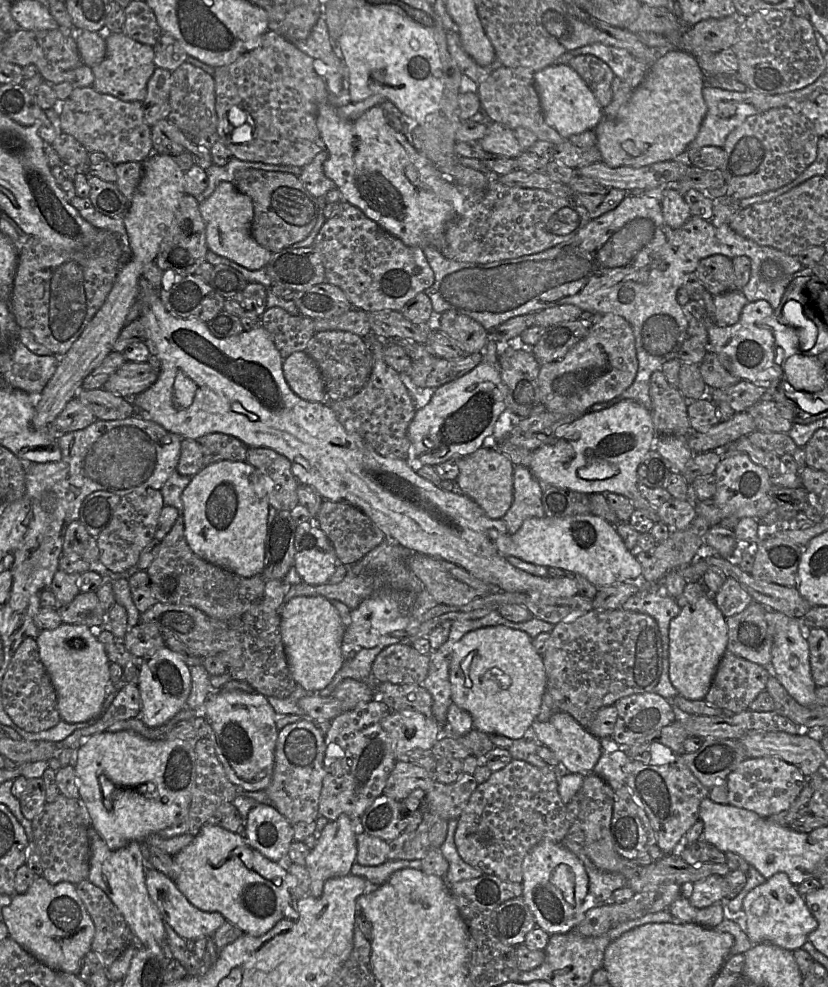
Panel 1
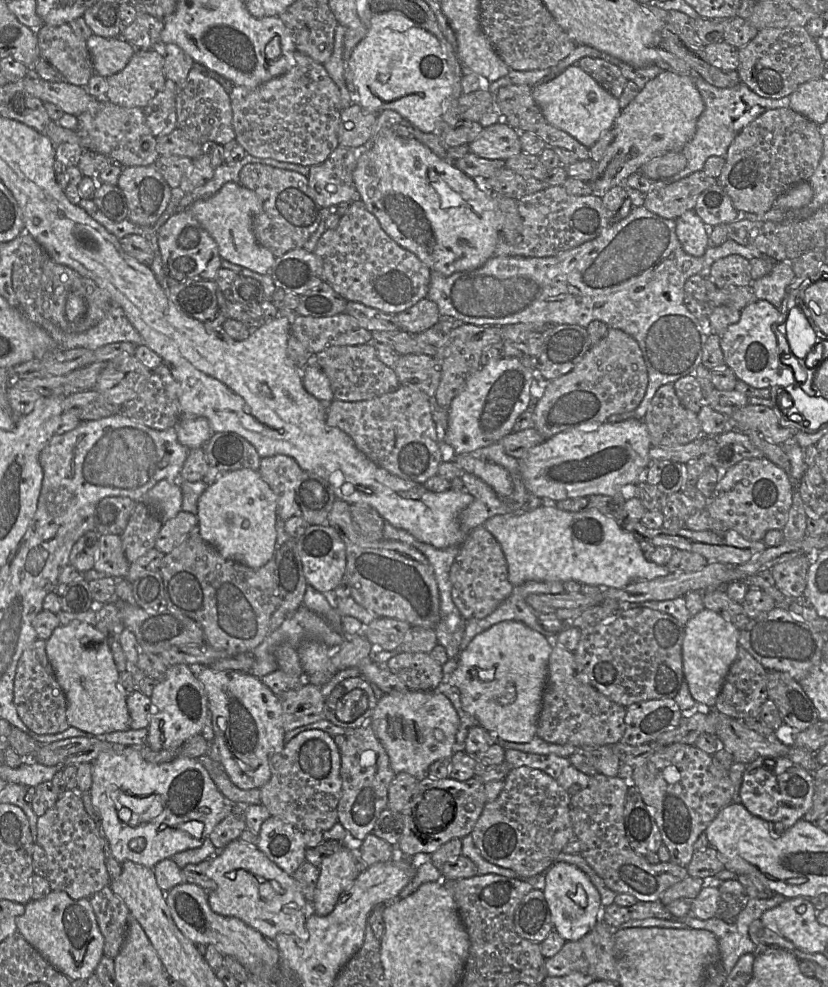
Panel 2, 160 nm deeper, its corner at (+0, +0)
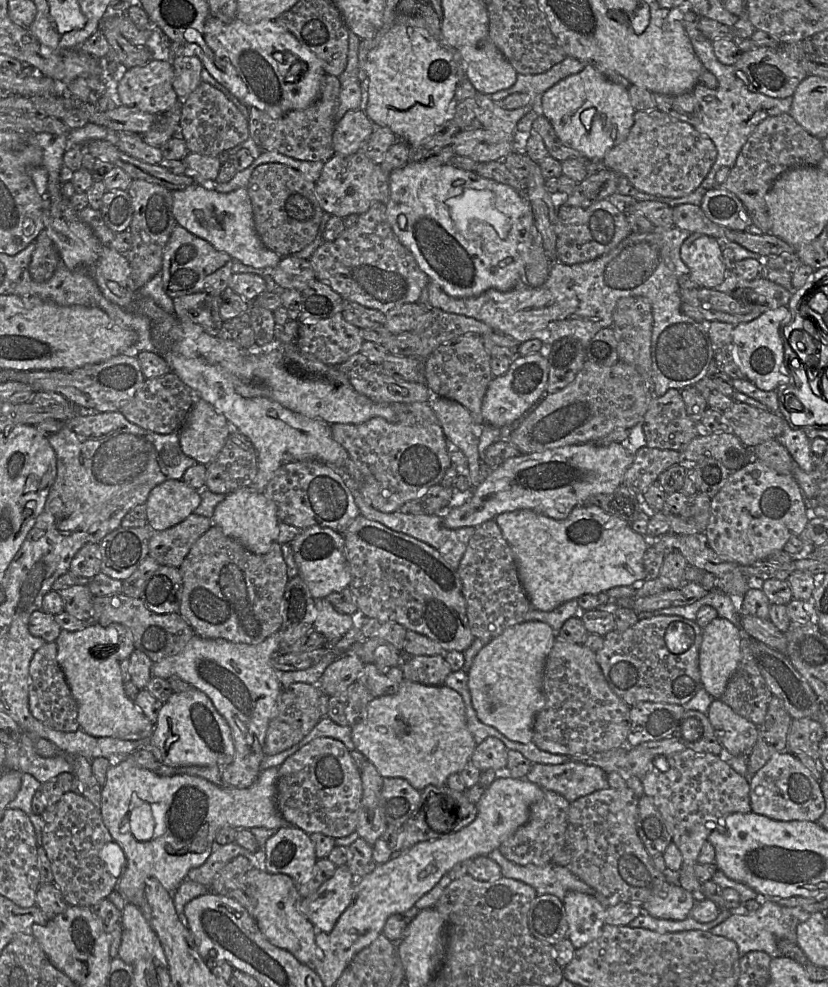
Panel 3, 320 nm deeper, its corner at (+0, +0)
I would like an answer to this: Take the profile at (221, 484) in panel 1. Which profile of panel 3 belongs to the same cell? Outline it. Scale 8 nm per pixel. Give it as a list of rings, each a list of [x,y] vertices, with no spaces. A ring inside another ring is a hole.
[[[246,487],[225,496],[215,508],[212,523],[222,532],[237,541],[254,554],[266,554],[276,542],[279,520],[276,505],[264,493]]]

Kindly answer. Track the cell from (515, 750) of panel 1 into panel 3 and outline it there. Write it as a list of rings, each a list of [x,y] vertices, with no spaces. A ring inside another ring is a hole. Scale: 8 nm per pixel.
[[[577,761],[555,765],[534,763],[525,779],[545,791],[562,795],[570,803],[594,791],[610,787],[607,772],[602,768]]]

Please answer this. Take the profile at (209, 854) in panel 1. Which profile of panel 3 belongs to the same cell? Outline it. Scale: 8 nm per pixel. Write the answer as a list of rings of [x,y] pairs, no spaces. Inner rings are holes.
[[[252,867],[246,872],[247,882],[254,887],[257,905],[254,919],[265,937],[273,945],[289,951],[300,962],[313,970],[323,960],[324,953],[317,946],[315,936],[318,930],[300,911],[301,896],[298,886],[286,874],[274,874]]]

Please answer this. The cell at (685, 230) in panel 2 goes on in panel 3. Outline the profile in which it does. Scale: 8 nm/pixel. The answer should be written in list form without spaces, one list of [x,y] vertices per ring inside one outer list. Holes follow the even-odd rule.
[[[692,233],[682,244],[680,256],[690,270],[689,275],[700,287],[720,285],[727,275],[722,255],[723,245],[714,237]]]

